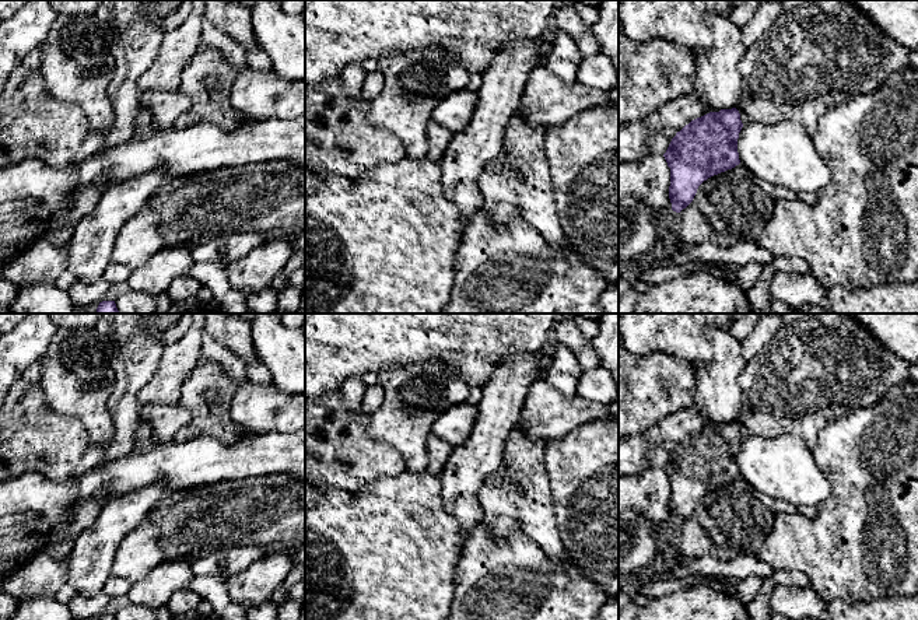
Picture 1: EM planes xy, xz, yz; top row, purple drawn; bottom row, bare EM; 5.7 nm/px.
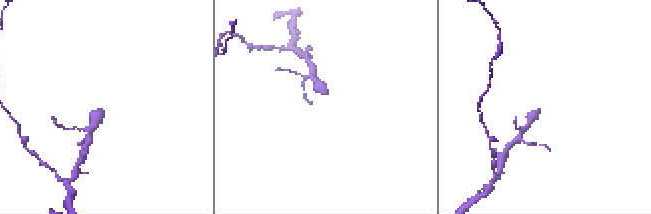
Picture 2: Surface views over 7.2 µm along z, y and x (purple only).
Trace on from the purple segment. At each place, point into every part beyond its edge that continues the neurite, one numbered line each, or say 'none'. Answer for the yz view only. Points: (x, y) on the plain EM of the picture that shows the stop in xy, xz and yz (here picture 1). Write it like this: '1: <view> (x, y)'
1: yz (815, 371)

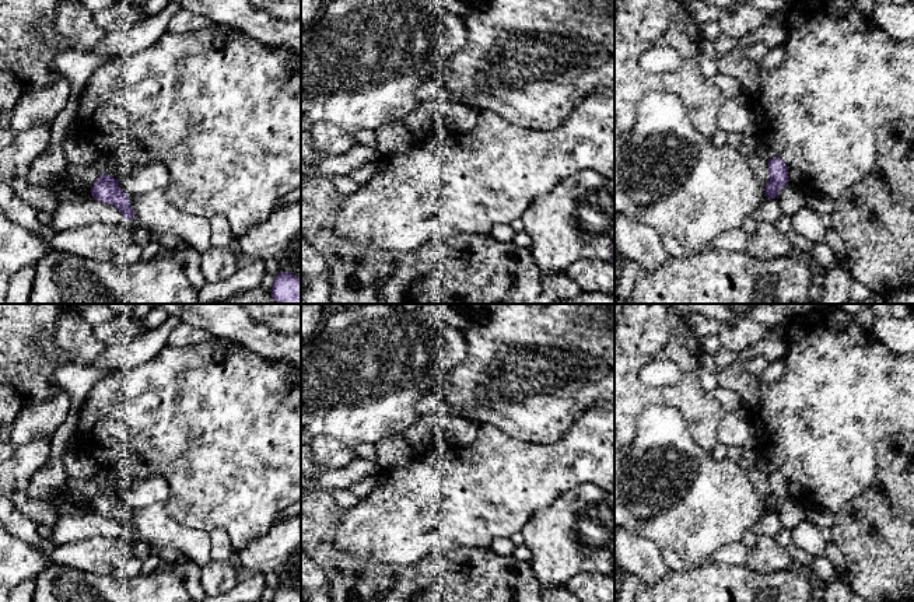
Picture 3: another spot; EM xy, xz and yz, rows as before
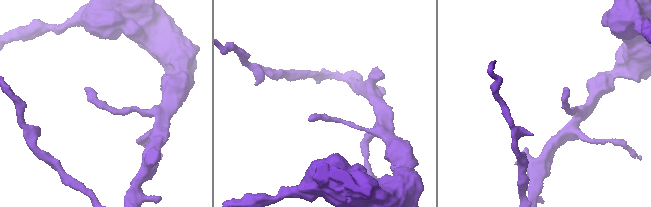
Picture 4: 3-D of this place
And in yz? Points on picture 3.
none

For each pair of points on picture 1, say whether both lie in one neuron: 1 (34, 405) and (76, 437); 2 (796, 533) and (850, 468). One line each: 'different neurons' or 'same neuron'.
1: same neuron
2: same neuron

